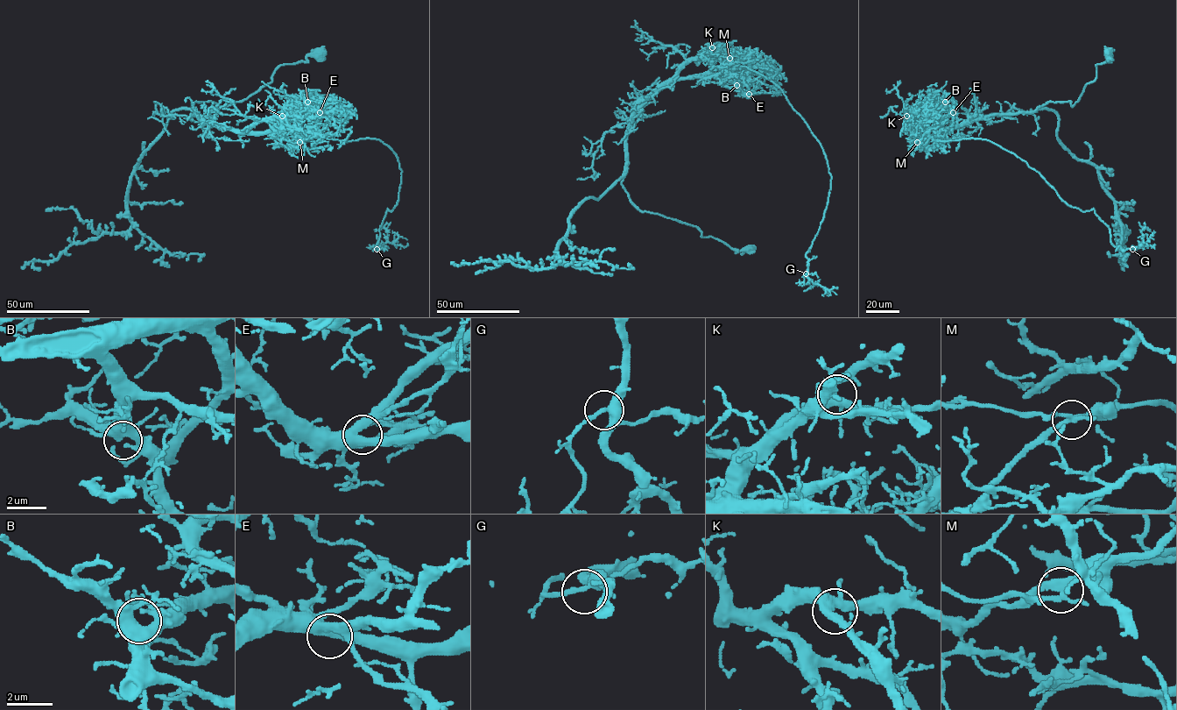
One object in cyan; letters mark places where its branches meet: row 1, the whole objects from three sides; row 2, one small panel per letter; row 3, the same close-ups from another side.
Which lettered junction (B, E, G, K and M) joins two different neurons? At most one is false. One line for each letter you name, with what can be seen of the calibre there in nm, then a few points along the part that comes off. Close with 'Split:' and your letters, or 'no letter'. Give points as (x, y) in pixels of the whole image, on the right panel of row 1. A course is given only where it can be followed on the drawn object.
M: 280 nm thick; foreign part runs (917, 142), (922, 131), (995, 143), (1068, 204), (1094, 209), (1124, 250), (1151, 230)
Split: M

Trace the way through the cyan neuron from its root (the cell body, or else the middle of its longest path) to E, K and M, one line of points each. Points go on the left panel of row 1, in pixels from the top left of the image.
E: (320, 52), (280, 66), (242, 100), (192, 105), (207, 123), (244, 131), (278, 130), (320, 112)
K: (320, 52), (280, 66), (242, 100), (192, 105), (207, 123), (239, 131), (282, 116)
M: (320, 52), (280, 66), (242, 100), (192, 105), (219, 126), (270, 134), (291, 148), (299, 142)

